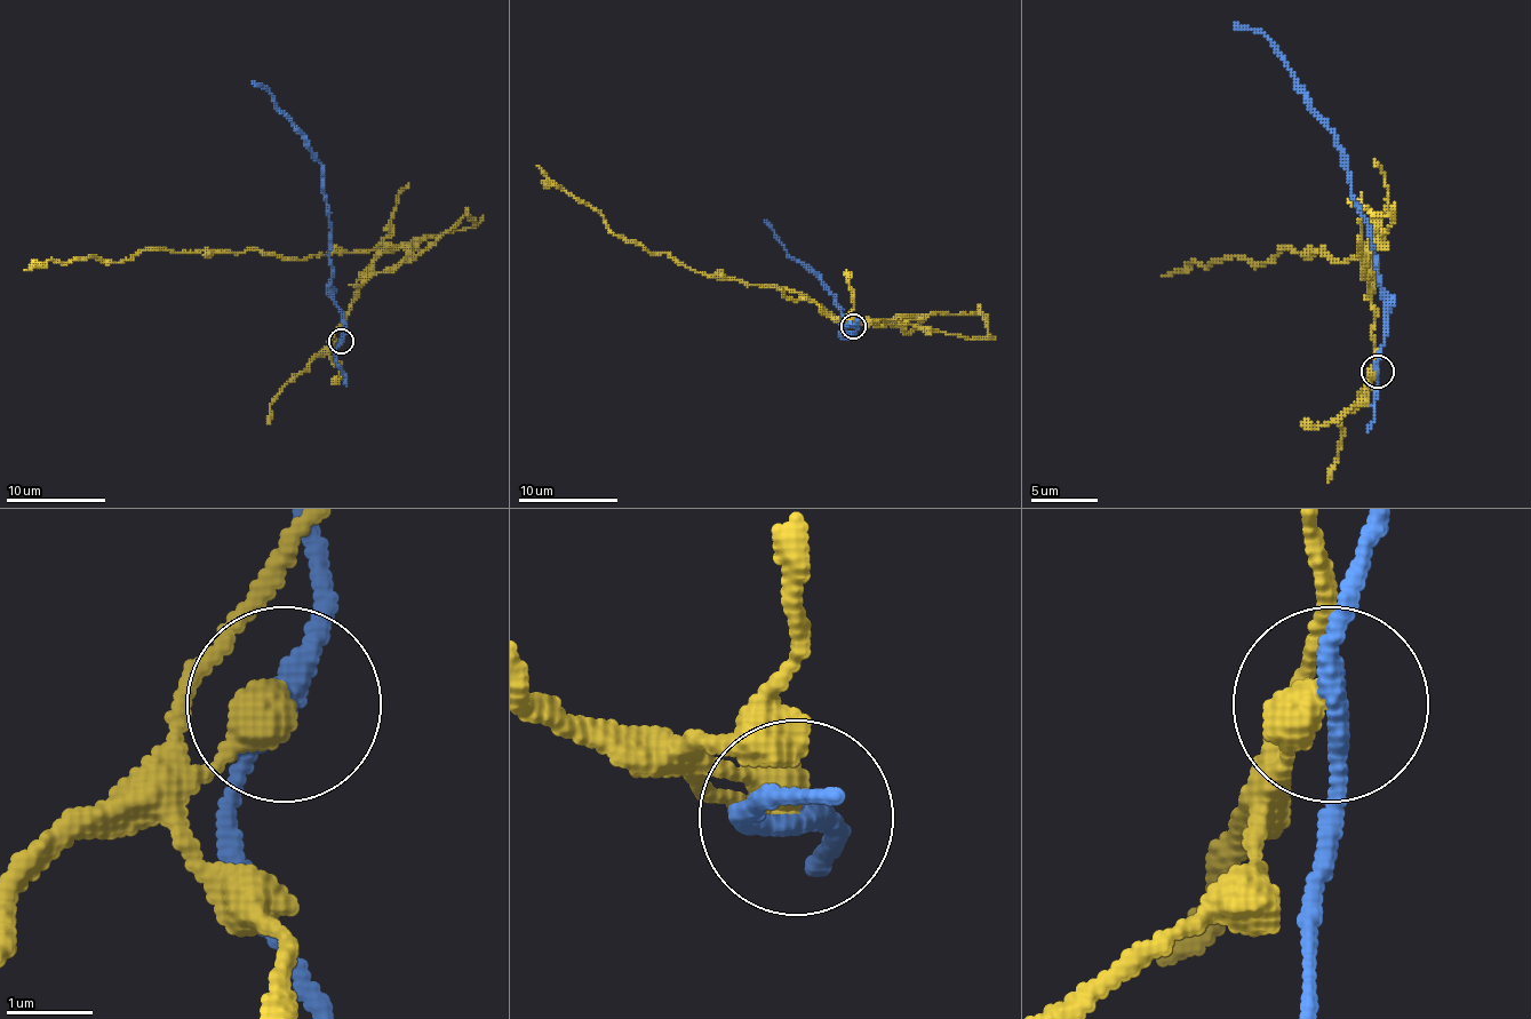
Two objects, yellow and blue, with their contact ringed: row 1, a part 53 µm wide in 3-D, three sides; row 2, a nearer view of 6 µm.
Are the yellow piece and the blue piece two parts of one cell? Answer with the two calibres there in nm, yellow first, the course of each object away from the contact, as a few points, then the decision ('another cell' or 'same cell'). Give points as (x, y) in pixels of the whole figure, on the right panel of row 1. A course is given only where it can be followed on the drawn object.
500 nm thick on the yellow side, 240 nm on the other; yellow runs (1378, 372), (1368, 283), (1374, 249), (1334, 262), (1321, 249), (1278, 249), (1265, 265), (1228, 255), (1162, 276); blue runs (1378, 372), (1388, 302), (1374, 259), (1371, 225), (1352, 192), (1345, 149), (1281, 53), (1261, 33), (1235, 23); another cell

